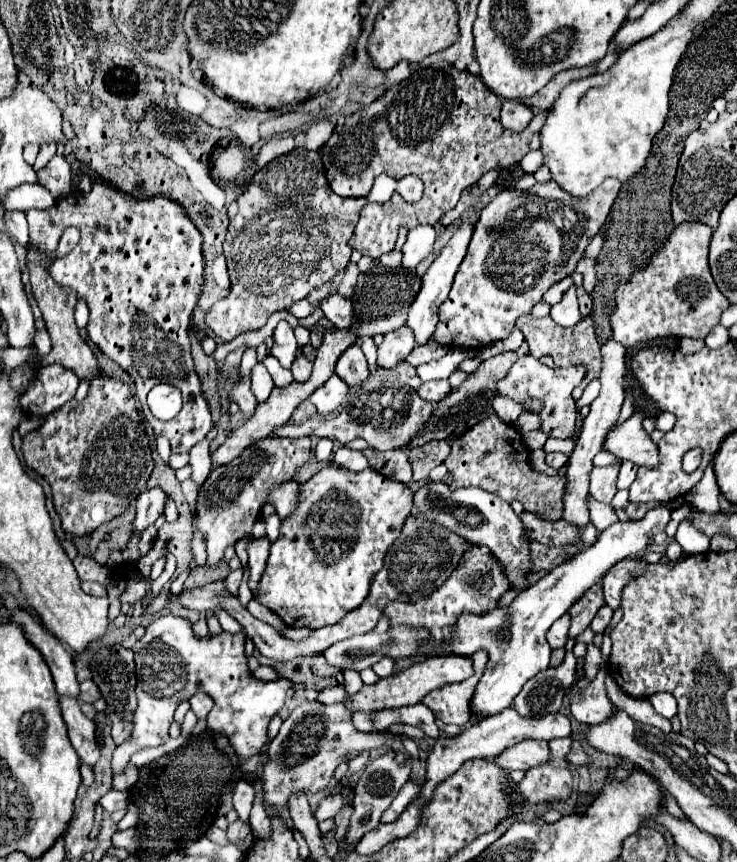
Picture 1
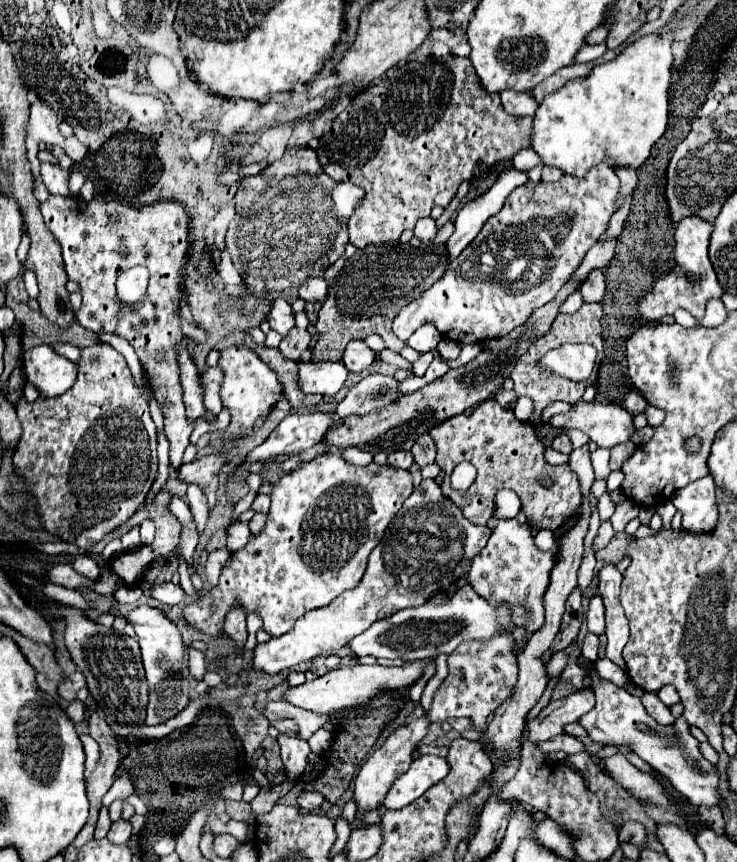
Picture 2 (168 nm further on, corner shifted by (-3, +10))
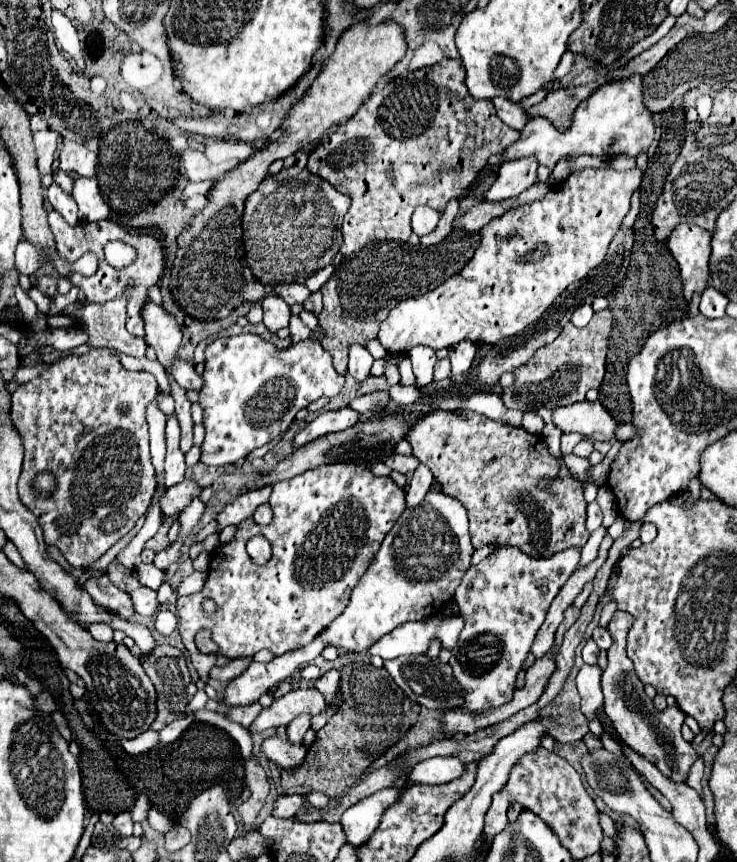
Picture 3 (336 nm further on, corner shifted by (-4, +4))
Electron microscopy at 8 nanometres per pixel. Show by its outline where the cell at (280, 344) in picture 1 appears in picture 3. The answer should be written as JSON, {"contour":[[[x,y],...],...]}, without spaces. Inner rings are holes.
{"contour":[[[266,297],[262,299],[262,309],[264,309],[264,325],[276,333],[282,327],[288,325],[290,321],[290,307],[284,303],[282,297]]]}

